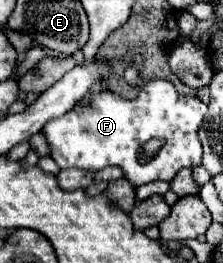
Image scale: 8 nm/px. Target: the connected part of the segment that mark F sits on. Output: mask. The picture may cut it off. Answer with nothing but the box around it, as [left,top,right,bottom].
[43,64,207,186]

